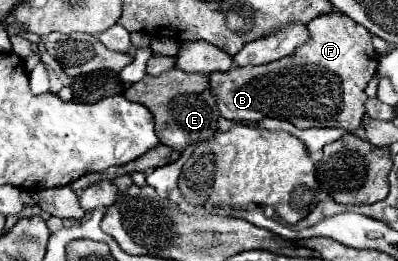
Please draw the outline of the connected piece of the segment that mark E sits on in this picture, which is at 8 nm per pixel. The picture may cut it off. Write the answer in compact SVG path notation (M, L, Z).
M175 67L159 77L145 75L141 81L133 83L123 95L135 103L145 105L151 111L159 141L175 151L183 151L187 145L207 141L217 133L219 111L215 99L209 93L207 75L185 73Z

